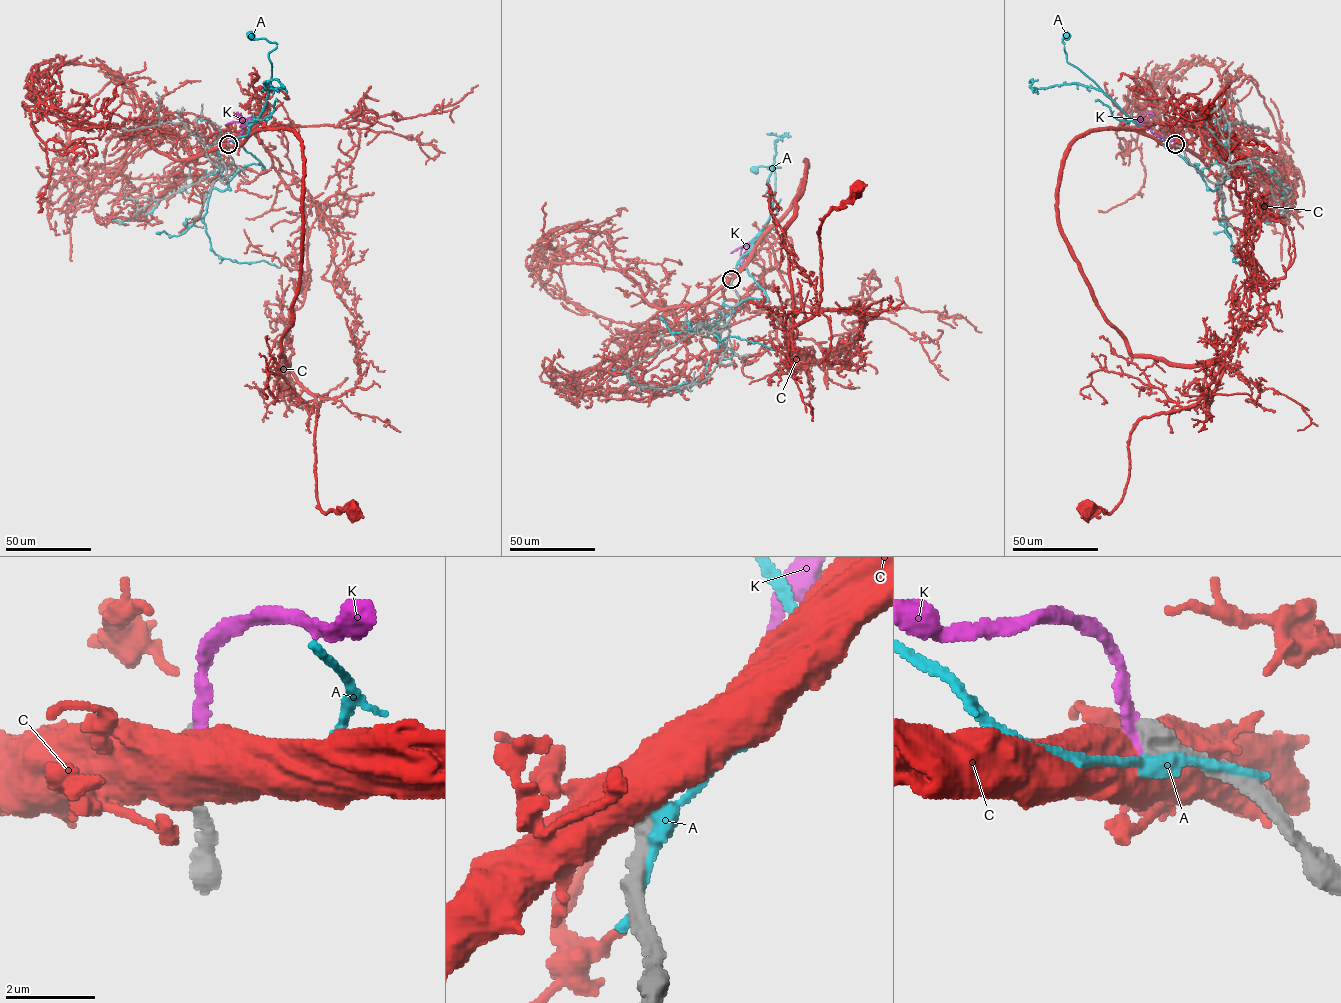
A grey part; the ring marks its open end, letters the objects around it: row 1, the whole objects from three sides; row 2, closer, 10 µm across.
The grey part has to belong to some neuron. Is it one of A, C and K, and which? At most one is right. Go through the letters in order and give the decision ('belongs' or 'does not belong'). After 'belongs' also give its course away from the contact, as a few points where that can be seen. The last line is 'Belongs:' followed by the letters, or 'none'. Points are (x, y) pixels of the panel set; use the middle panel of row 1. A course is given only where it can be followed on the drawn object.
A: does not belong
C: does not belong
K: belongs | via (731, 279), (752, 241), (741, 250), (741, 255), (745, 256)
Belongs: K

